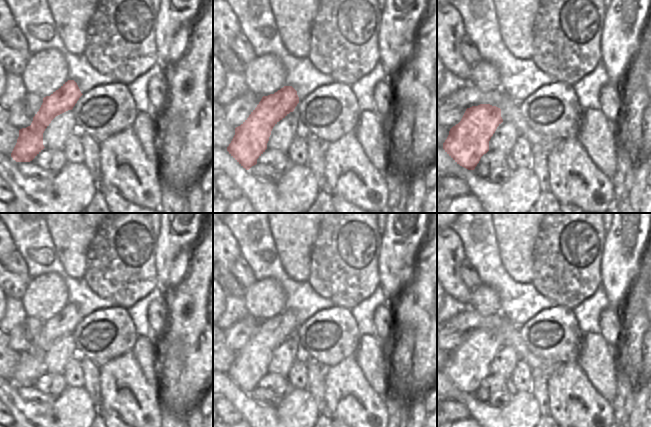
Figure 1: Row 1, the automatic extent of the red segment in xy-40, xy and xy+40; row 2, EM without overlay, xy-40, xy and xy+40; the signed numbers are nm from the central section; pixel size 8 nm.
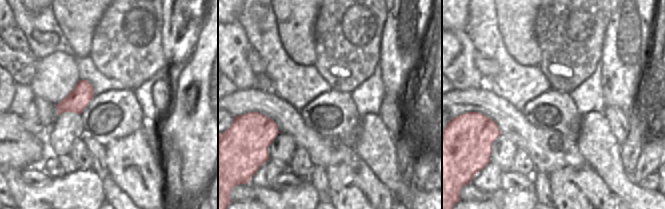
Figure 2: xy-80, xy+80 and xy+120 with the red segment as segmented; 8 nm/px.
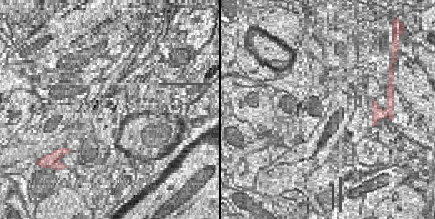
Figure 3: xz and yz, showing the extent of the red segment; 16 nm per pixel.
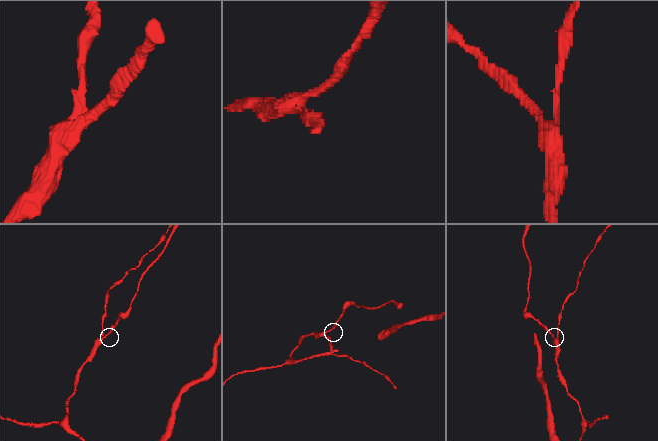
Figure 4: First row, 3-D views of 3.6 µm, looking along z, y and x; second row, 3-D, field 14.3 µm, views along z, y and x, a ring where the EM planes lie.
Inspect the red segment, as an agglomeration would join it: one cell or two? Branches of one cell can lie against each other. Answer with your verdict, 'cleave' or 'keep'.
keep

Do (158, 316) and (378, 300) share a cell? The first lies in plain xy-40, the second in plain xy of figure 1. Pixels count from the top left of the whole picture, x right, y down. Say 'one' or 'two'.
two

